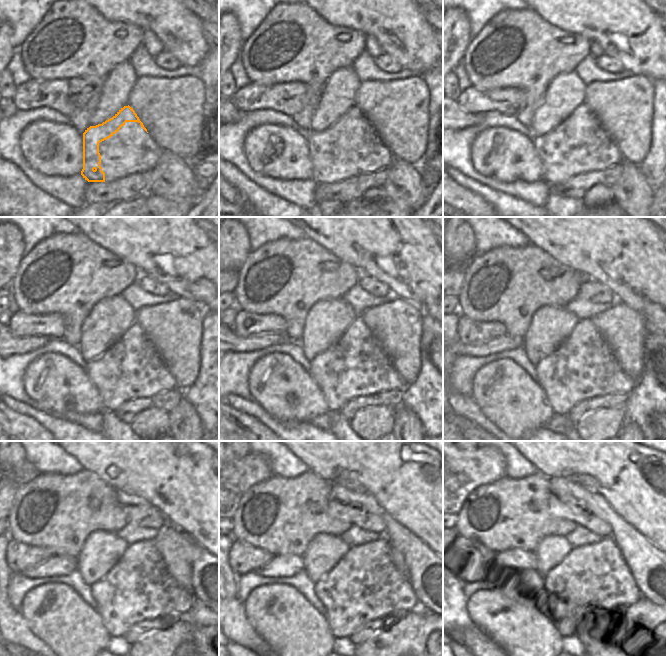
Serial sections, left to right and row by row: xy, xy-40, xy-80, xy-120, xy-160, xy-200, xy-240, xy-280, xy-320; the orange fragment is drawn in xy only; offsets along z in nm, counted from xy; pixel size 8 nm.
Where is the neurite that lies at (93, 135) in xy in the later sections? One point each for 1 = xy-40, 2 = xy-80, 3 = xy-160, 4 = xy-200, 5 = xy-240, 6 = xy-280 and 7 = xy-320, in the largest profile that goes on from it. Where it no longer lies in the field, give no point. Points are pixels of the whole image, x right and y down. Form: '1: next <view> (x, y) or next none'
1: next xy-40 (316, 140)
2: next xy-80 (553, 140)
3: next xy-160 (358, 343)
4: next xy-200 (585, 342)
5: next xy-240 (141, 564)
6: next xy-280 (359, 587)
7: next xy-320 (584, 586)

